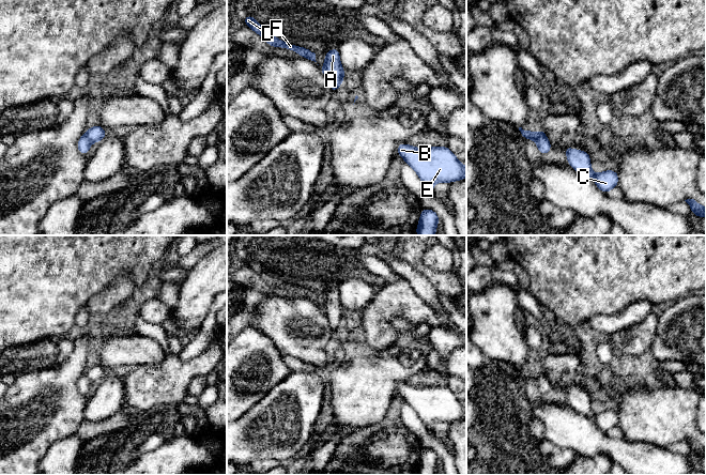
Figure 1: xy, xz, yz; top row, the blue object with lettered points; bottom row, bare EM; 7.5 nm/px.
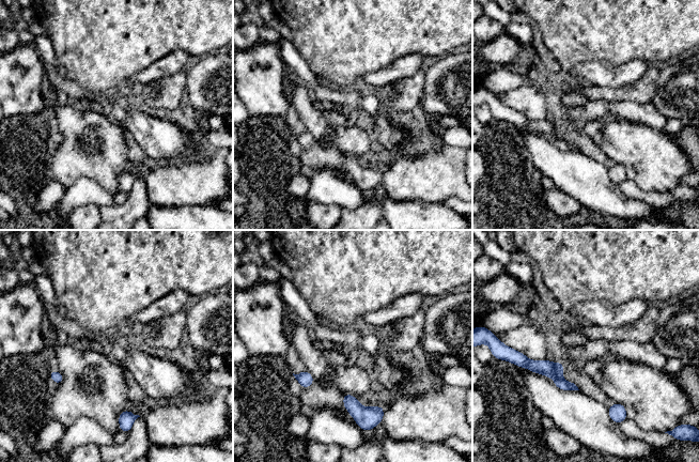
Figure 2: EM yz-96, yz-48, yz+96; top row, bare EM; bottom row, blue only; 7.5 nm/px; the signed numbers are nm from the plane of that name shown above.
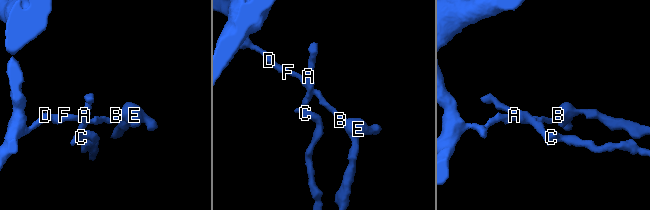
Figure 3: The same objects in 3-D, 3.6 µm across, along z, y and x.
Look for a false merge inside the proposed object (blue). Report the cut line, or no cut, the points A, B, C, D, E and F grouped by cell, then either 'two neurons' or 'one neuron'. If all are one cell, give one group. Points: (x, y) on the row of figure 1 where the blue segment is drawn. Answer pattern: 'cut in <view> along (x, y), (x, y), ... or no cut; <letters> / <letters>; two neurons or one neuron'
cut in yz along (546, 137), (539, 137), (536, 140); A C / B D E F; two neurons

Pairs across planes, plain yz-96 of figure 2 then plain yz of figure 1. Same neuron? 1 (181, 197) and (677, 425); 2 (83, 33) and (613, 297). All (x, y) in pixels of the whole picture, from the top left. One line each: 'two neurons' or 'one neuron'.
1: one neuron
2: one neuron

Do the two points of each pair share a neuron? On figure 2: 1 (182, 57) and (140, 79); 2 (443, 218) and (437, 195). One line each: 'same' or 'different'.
1: same
2: different

